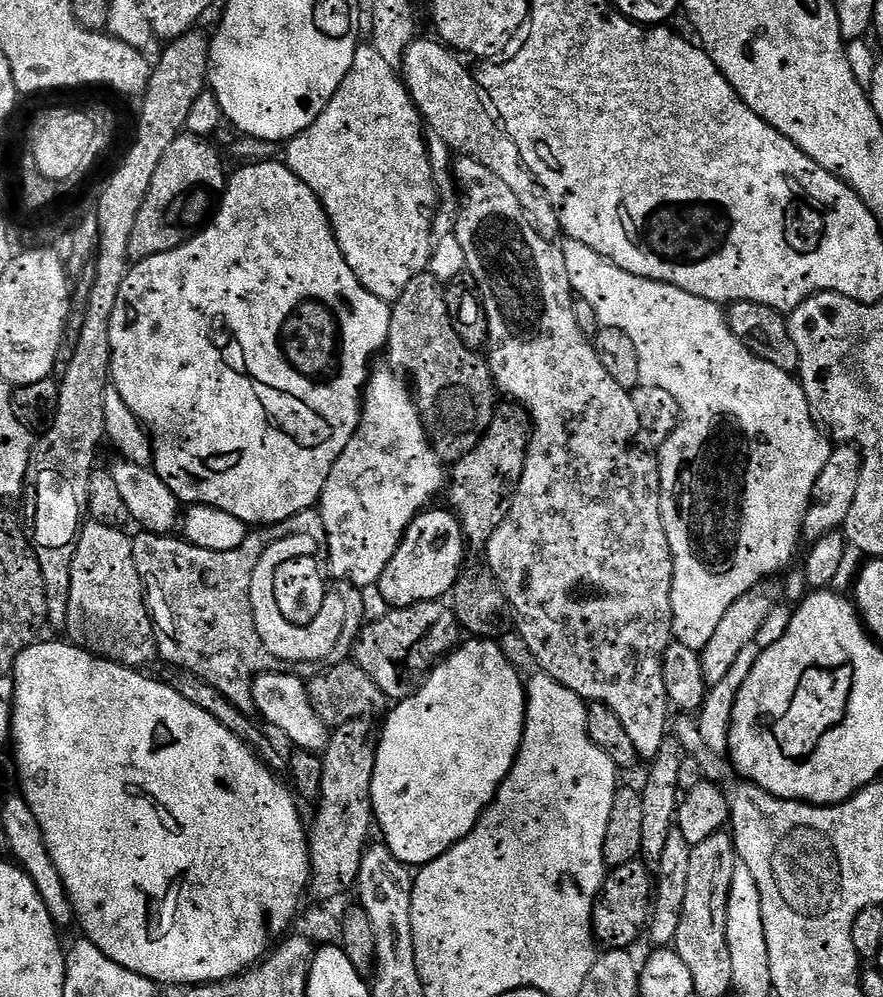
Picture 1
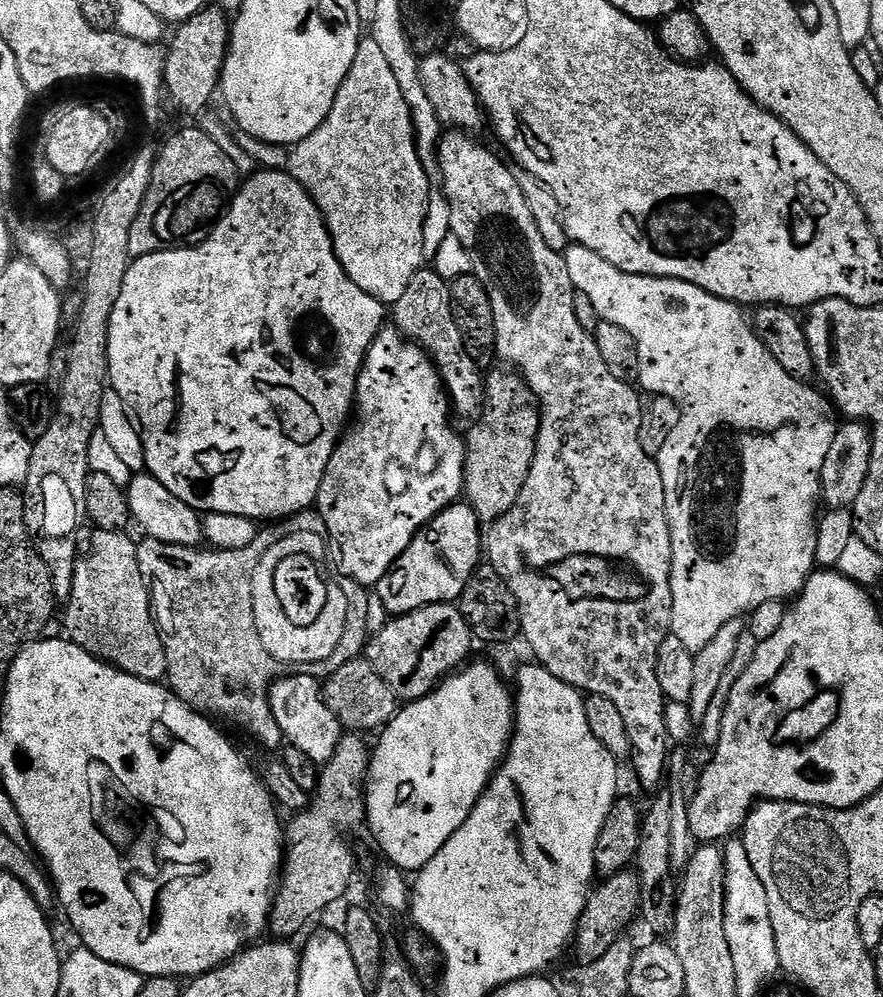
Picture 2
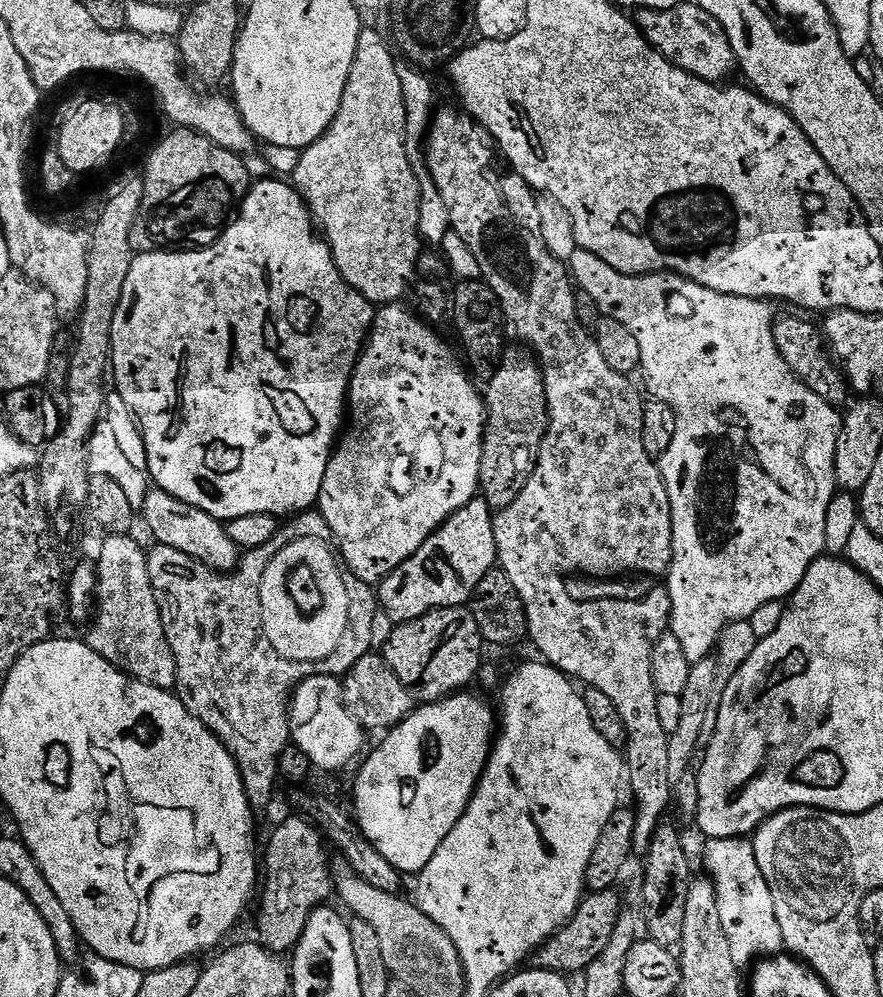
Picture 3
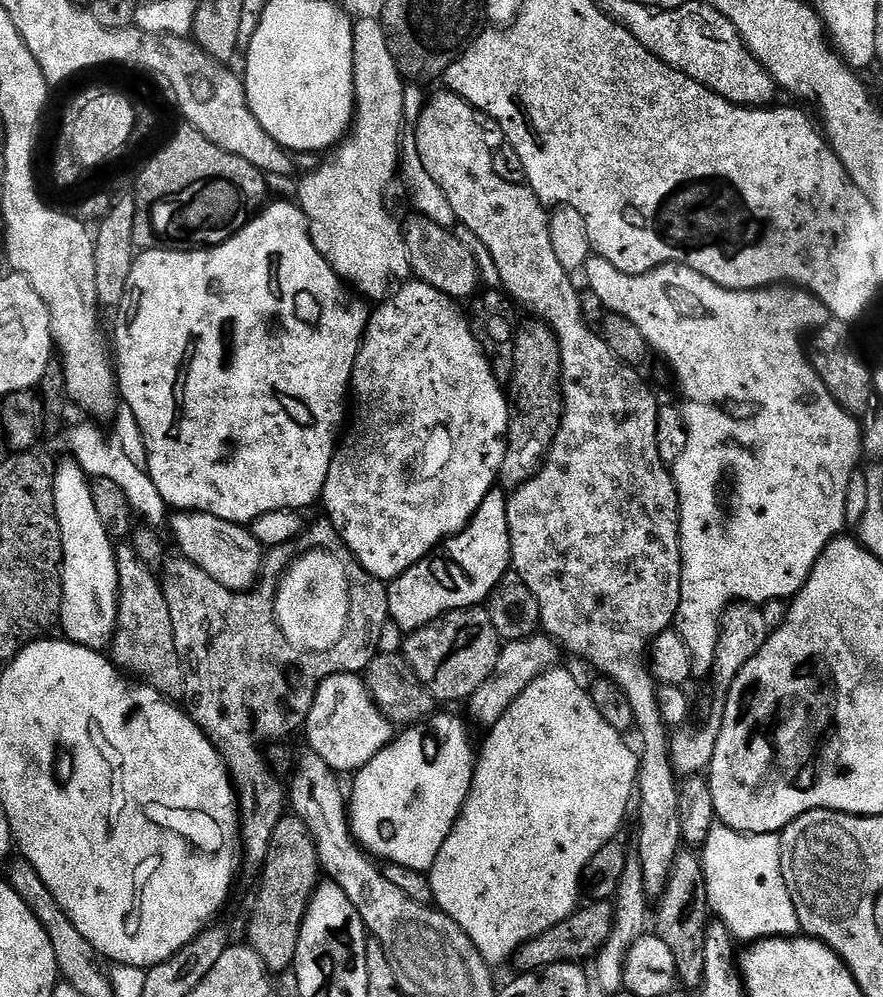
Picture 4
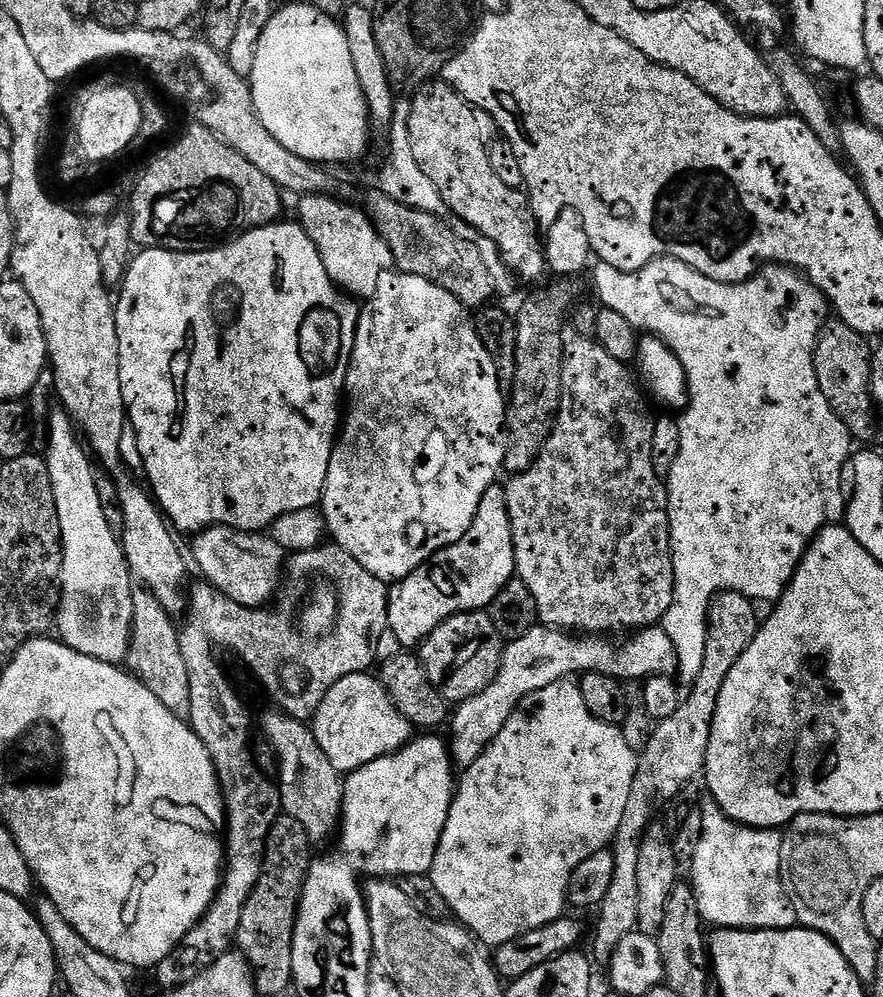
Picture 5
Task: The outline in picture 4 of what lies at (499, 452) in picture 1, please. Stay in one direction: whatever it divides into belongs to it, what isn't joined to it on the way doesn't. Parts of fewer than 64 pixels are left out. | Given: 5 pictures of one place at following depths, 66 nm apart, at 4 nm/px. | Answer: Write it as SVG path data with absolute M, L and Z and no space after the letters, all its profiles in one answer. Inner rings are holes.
M543 322L521 323L517 327L512 341L512 358L510 361L510 377L512 376L512 389L506 392L510 419L508 421L508 435L504 446L504 461L500 466L498 480L505 489L515 490L536 475L540 470L542 461L548 455L548 447L560 429L560 415L564 413L564 397L560 390L560 349L556 346L556 336L552 329Z

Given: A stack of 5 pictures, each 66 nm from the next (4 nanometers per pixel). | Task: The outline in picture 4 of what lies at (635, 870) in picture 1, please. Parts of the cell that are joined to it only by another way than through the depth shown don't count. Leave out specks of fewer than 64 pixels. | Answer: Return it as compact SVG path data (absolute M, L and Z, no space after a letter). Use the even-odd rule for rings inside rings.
M607 900L588 902L585 905L585 908L584 905L577 907L572 915L558 922L558 926L550 926L550 930L538 934L520 947L512 956L511 967L516 967L515 971L523 974L540 972L546 966L555 964L580 964L591 961L606 942L606 938L610 938L610 930L614 924L614 907Z

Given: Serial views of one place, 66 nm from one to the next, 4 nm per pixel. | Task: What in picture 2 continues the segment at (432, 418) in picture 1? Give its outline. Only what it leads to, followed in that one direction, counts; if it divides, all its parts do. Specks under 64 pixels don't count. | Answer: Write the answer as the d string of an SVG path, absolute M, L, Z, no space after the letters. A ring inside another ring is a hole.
M435 267L419 268L414 278L410 278L402 298L398 298L398 302L391 305L390 320L407 340L411 340L427 352L440 372L440 379L444 381L451 407L455 411L457 408L460 412L479 413L484 403L486 376L481 365L476 364L474 358L470 358L464 345L462 330L458 330L458 322L452 309L449 281L443 280L436 273Z

